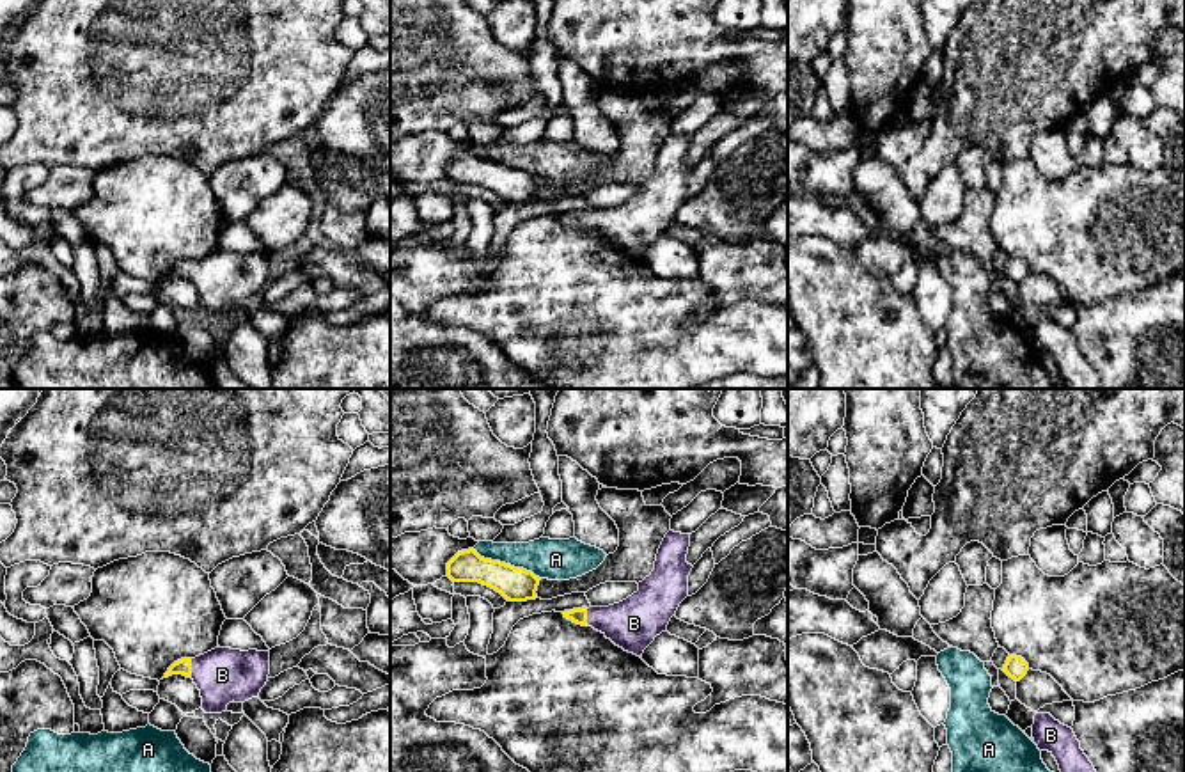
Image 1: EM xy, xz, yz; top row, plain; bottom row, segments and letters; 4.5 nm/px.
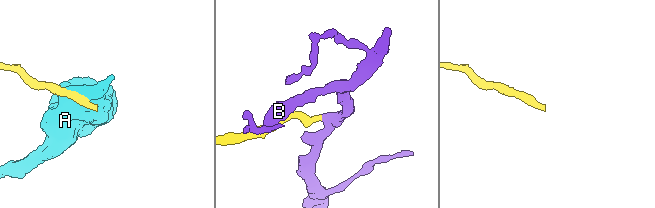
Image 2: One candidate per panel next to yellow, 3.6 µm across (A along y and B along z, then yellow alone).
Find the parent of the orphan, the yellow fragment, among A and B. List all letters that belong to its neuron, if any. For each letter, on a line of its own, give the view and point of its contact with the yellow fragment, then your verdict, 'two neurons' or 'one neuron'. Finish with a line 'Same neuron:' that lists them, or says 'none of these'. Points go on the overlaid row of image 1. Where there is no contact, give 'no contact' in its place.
A: contact xz (504, 563); two neurons
B: contact xy (190, 668); one neuron
Same neuron: B

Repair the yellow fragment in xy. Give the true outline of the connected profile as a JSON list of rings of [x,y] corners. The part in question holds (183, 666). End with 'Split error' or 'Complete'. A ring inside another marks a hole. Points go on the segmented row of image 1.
[[[218,646],[195,658],[174,662],[163,678],[172,674],[193,680],[206,713],[222,713],[232,701],[245,703],[259,696],[270,674],[270,651]]]. Split error

